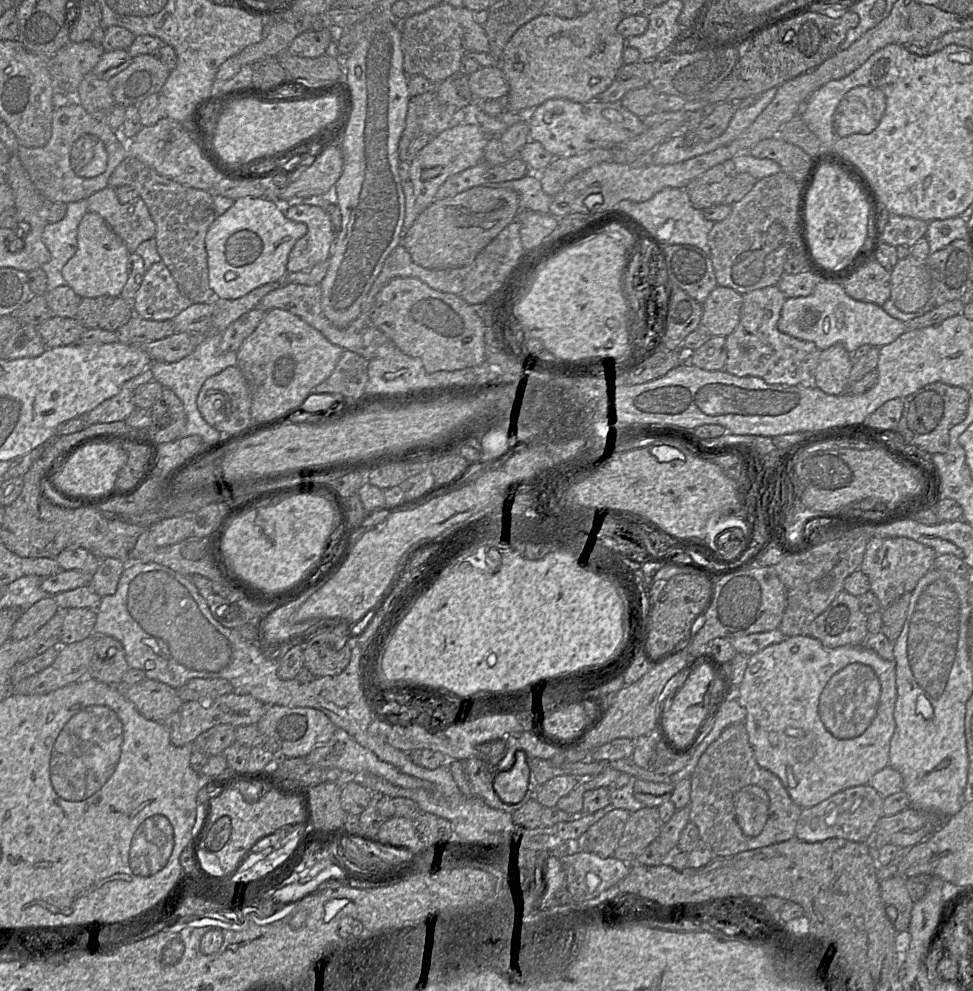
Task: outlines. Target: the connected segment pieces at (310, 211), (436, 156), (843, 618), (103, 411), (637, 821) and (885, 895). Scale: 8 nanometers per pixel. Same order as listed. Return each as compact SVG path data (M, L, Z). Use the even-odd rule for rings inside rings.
M301 202L282 204L286 218L294 222L302 222L307 226L307 233L297 240L289 253L287 272L309 269L328 260L336 232L324 207Z
M461 124L437 135L410 162L410 180L417 202L418 214L435 200L439 187L452 175L476 166L484 159L489 136L472 124Z
M841 591L811 623L808 635L828 648L864 645L869 631L867 615L860 609L859 597Z
M151 367L145 369L141 374L126 381L120 392L103 401L95 409L82 416L86 427L96 423L111 423L125 421L125 419L136 409L134 404L134 391L142 384L154 379Z
M647 806L631 813L613 856L635 863L636 858L659 837L664 824L658 807Z
M892 876L880 881L879 884L886 914L897 932L908 930L914 905L906 880L899 876Z

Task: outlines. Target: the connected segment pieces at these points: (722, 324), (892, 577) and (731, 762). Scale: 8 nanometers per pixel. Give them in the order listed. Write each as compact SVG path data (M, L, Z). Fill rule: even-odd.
M717 286L702 304L703 314L700 324L705 326L712 336L727 337L739 323L742 303L741 294L730 288Z
M872 537L859 570L869 578L871 591L877 596L883 609L904 593L912 592L918 581L933 568L936 557L937 553L933 548L908 537Z
M735 723L726 727L722 731L720 736L707 748L707 750L699 759L691 778L692 791L690 803L688 805L690 807L690 821L697 825L701 840L710 846L714 856L731 856L740 852L784 842L794 837L796 824L801 814L802 808L792 800L781 780L775 774L759 766L755 759L754 751L750 744L748 732L744 723Z

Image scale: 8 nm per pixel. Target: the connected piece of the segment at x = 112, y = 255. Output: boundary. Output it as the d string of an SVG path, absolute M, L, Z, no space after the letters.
M87 211L77 232L77 250L62 269L67 285L81 298L120 296L129 276L129 251L122 240L95 212Z

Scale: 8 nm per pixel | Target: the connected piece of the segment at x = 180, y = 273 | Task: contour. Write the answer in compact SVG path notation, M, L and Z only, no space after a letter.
M127 155L113 170L108 186L129 185L138 191L156 225L157 251L178 285L180 292L193 302L210 302L215 298L209 286L206 233L216 219L214 194L188 187L164 177L135 157Z

